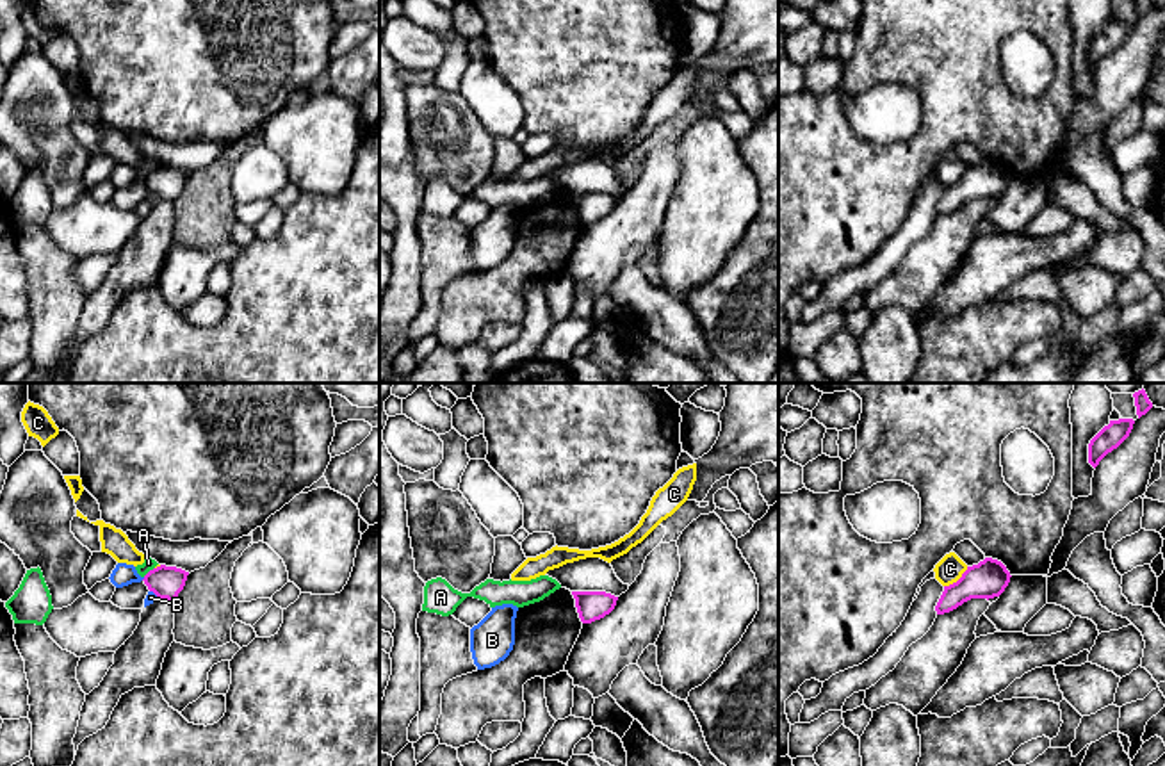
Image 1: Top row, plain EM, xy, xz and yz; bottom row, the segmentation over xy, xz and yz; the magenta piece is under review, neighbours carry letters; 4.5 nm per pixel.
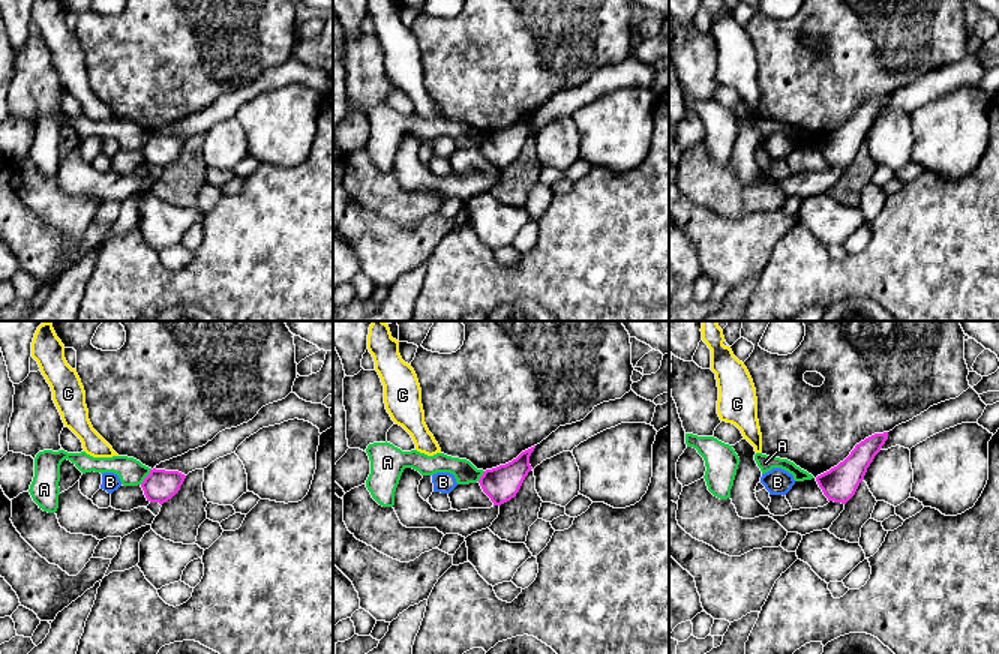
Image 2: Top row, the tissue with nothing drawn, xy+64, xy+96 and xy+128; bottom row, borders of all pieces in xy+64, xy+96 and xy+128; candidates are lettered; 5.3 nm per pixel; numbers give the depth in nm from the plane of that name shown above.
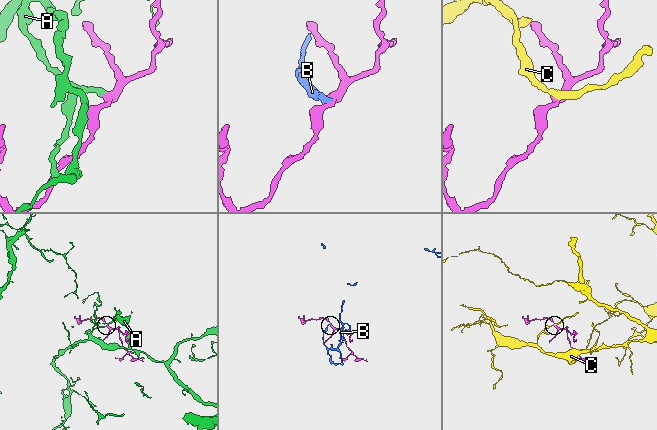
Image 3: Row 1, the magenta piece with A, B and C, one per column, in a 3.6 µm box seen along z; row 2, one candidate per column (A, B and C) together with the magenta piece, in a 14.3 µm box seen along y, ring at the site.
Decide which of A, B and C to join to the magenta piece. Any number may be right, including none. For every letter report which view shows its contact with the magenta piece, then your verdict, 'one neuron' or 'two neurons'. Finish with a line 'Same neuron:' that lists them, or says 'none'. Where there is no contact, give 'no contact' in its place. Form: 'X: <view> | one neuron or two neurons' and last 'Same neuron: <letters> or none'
A: xy | two neurons
B: xy | two neurons
C: yz | two neurons
Same neuron: none

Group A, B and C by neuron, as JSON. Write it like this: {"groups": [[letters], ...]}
{"groups": [["A"], ["B"], ["C"]]}

